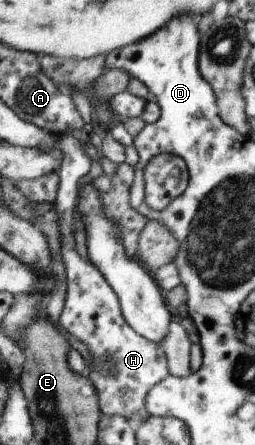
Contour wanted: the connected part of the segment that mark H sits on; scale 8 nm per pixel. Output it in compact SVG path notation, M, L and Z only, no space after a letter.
M71 134L60 138L58 143L58 147L65 152L65 161L58 169L61 174L61 190L54 207L60 228L59 251L66 267L68 285L60 325L92 351L94 369L91 369L89 376L100 391L102 414L123 416L135 429L148 417L148 411L144 407L148 390L169 375L168 363L164 350L159 345L149 342L129 326L122 313L119 295L105 280L101 270L90 259L81 258L75 248L73 213L78 211L75 208L79 193L77 184L89 174L93 166L83 146L85 143L82 139L74 138Z

